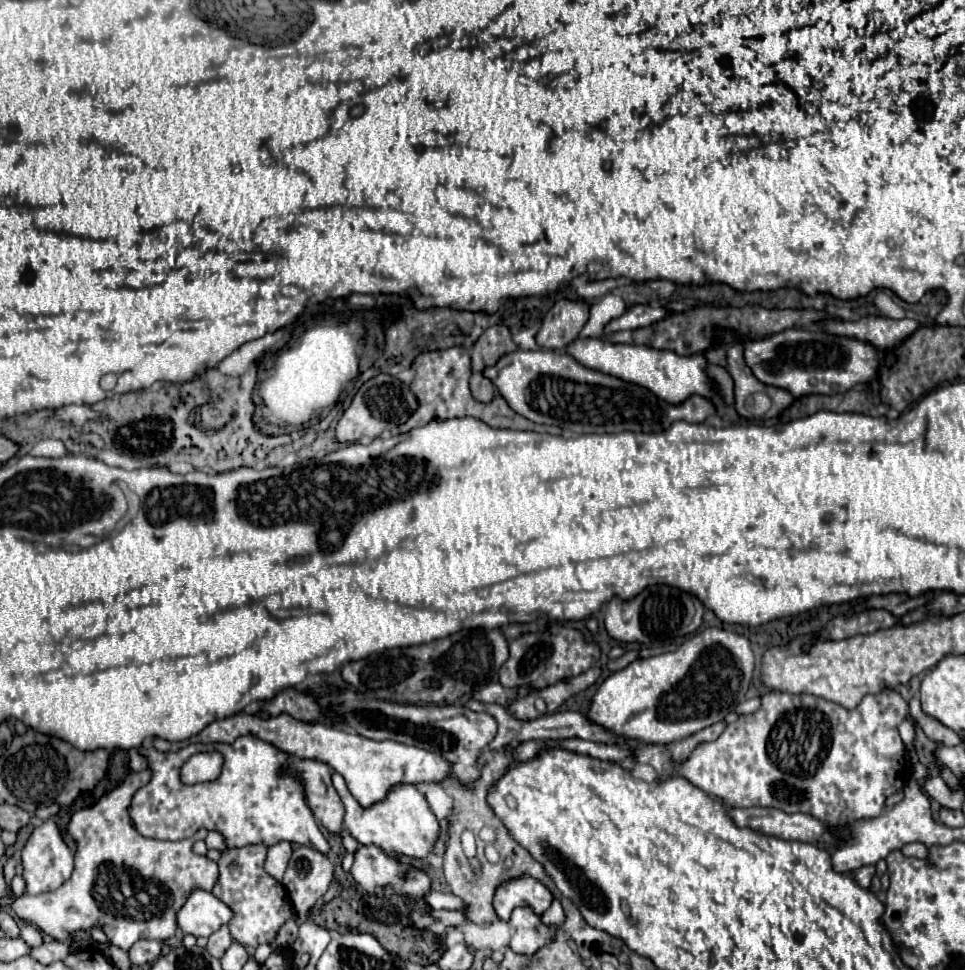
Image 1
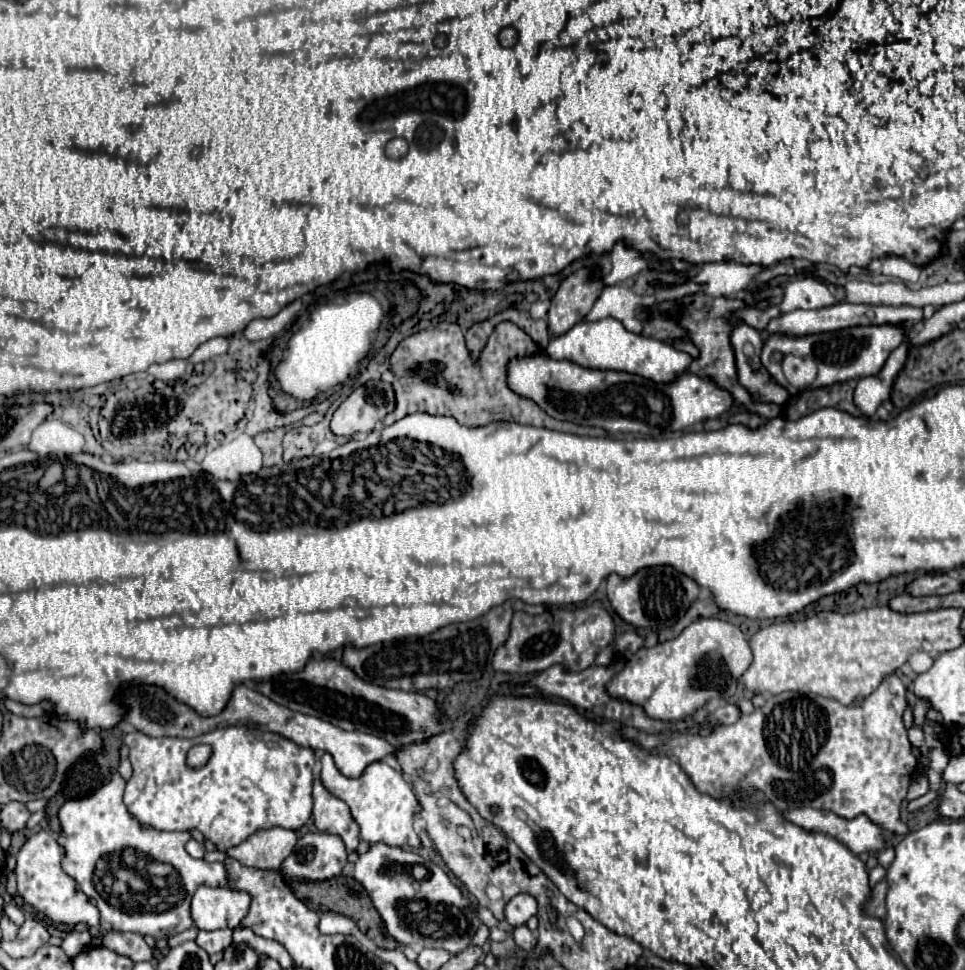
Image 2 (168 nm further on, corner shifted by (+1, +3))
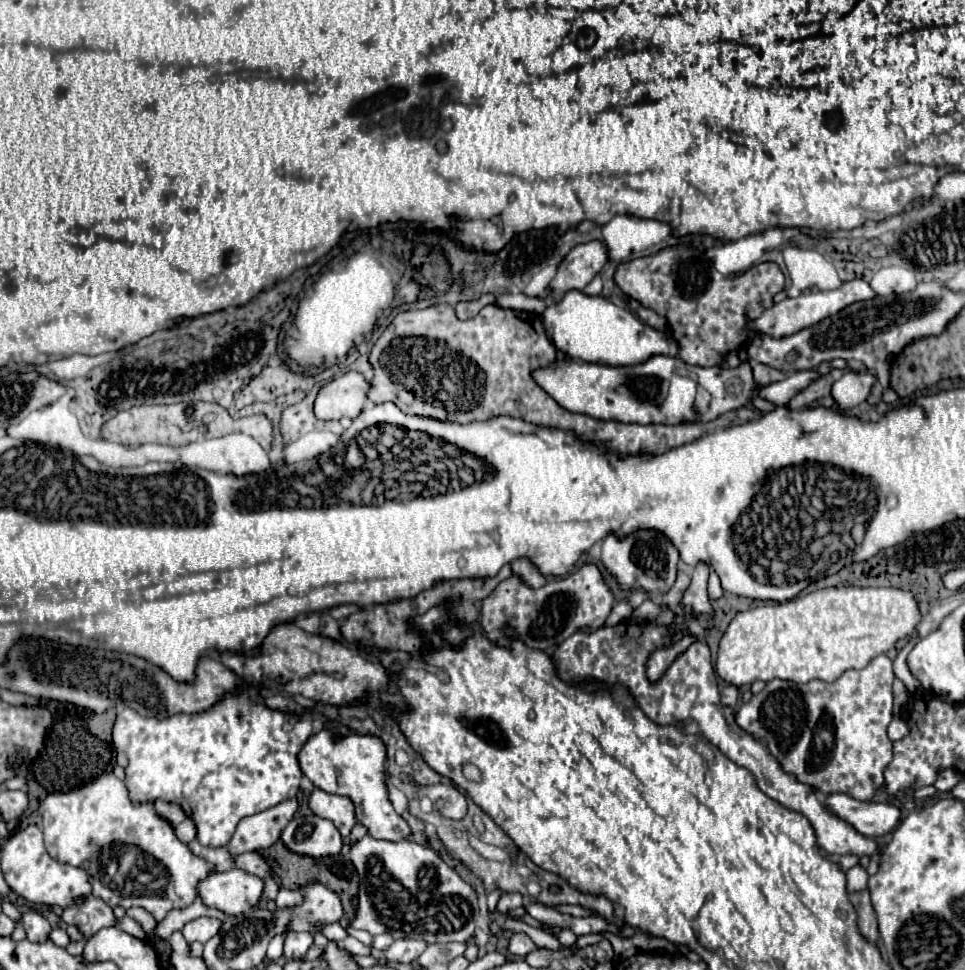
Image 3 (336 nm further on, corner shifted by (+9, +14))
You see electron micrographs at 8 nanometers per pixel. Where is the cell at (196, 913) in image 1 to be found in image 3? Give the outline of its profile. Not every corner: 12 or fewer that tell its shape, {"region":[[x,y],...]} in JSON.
{"region":[[239,868],[197,884],[205,906],[229,916],[253,908],[263,880]]}

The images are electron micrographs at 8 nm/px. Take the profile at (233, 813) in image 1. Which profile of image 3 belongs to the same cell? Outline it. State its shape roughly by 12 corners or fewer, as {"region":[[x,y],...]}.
{"region":[[255,684],[201,714],[117,714],[131,802],[203,846],[295,798],[311,714]]}

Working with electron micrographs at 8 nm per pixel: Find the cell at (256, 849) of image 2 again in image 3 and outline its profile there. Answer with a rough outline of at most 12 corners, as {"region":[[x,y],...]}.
{"region":[[297,800],[247,816],[227,844],[231,856],[273,846]]}

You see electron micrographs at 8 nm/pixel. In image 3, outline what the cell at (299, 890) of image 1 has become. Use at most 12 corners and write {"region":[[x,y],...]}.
{"region":[[297,814],[281,832],[295,854],[321,858],[341,852],[331,820]]}

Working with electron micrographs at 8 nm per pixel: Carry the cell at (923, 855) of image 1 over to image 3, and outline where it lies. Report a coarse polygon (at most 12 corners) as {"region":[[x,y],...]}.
{"region":[[885,654],[771,680],[735,712],[787,774],[873,800],[893,756]]}

